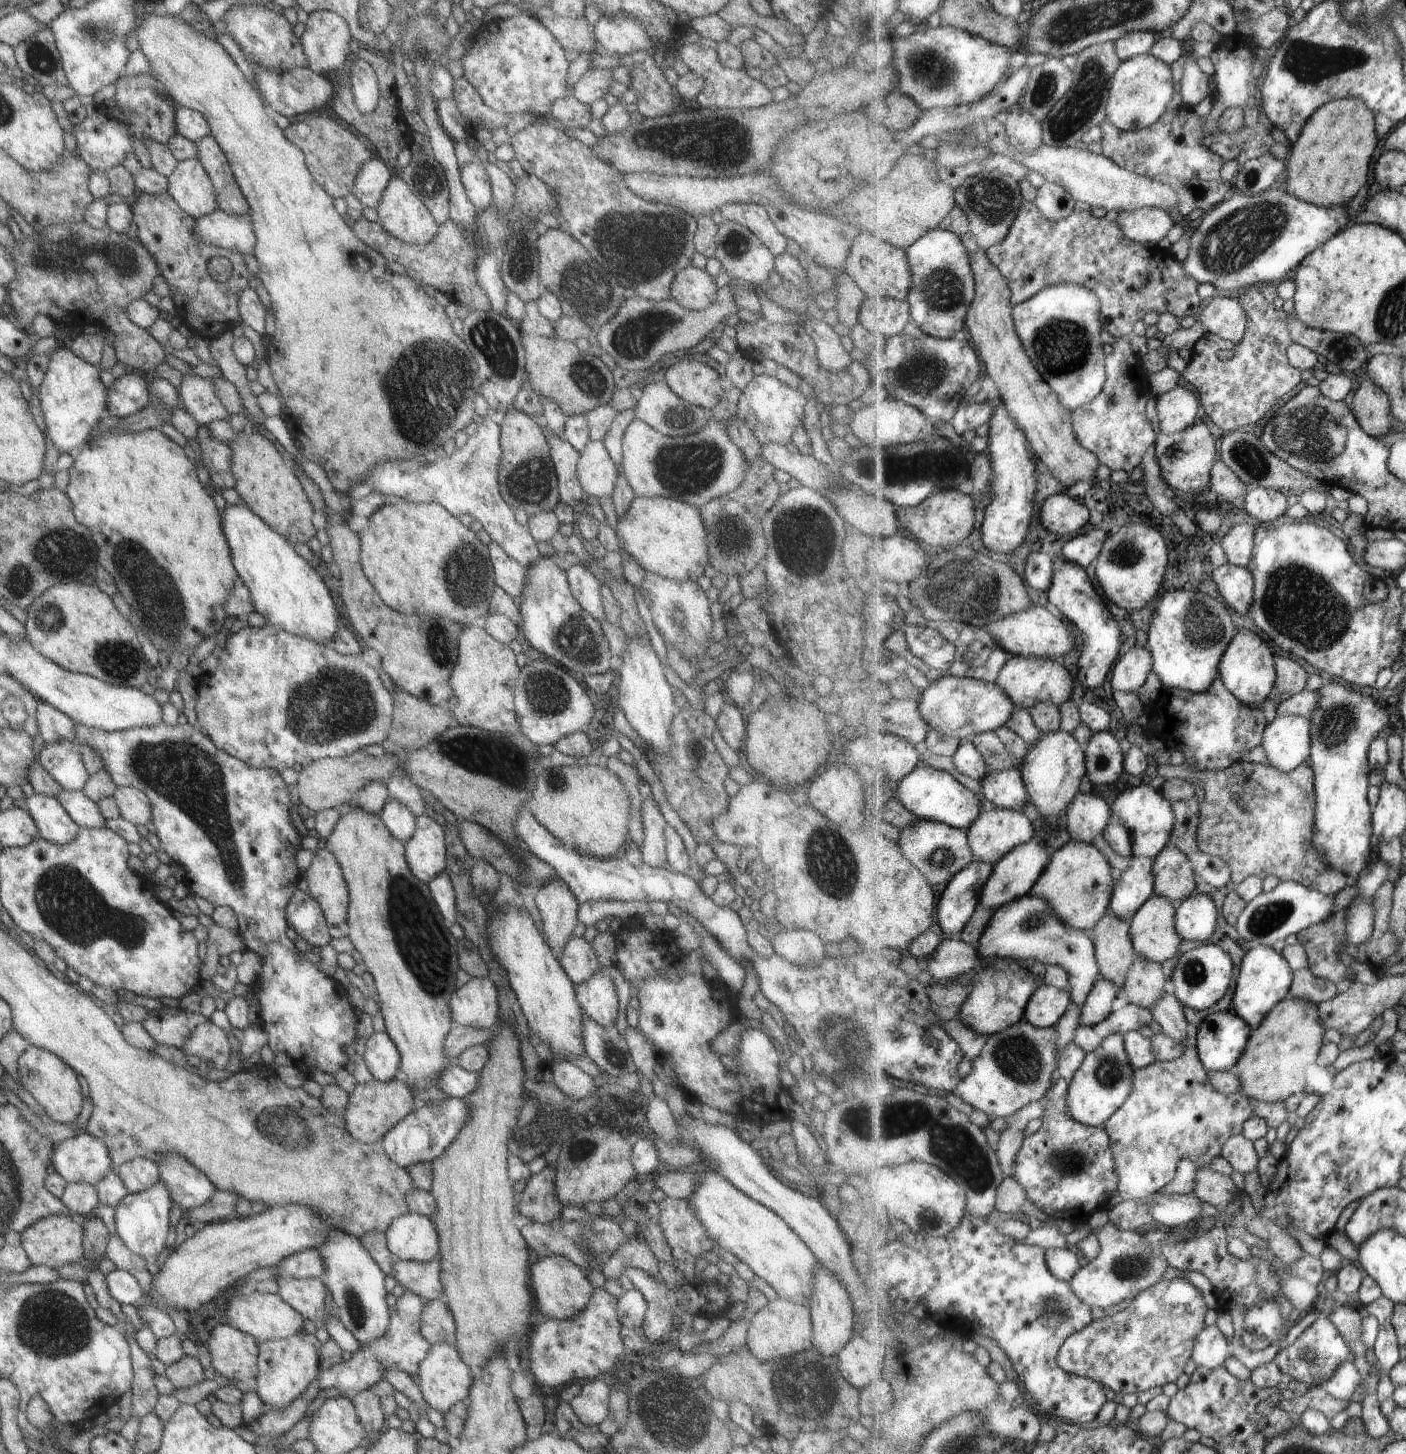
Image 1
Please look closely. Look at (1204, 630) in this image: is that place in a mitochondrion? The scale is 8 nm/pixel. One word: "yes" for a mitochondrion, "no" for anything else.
yes

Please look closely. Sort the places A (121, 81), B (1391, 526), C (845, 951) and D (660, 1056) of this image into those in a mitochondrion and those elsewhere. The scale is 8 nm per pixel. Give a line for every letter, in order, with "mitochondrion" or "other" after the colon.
A: other
B: other
C: other
D: other

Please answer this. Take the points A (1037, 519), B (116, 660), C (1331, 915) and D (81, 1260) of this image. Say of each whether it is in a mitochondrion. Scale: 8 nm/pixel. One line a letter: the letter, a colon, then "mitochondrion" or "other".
A: other
B: mitochondrion
C: other
D: other

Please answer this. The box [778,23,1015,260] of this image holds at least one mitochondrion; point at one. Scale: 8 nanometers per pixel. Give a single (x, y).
(934, 71)

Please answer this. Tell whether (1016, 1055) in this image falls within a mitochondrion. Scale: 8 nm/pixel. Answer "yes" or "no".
yes

